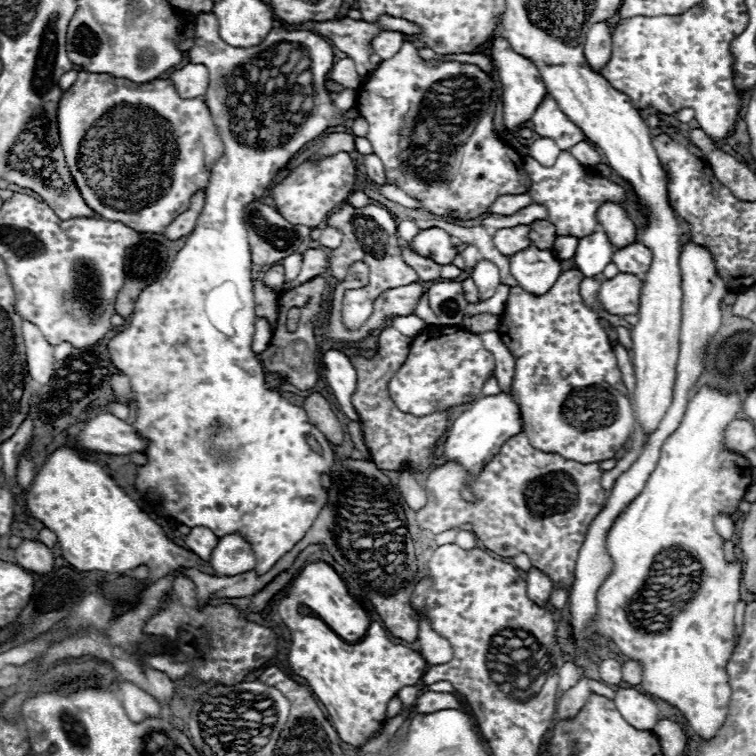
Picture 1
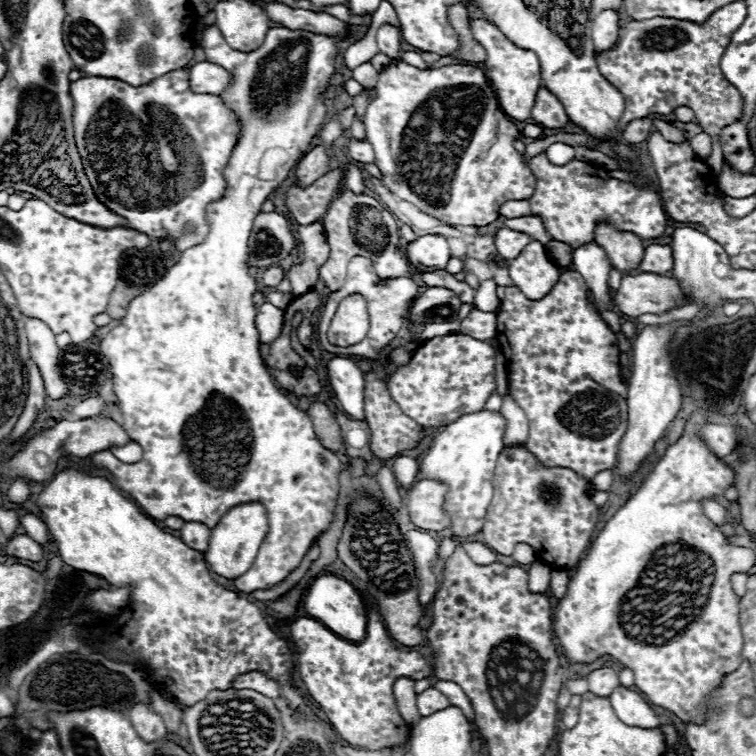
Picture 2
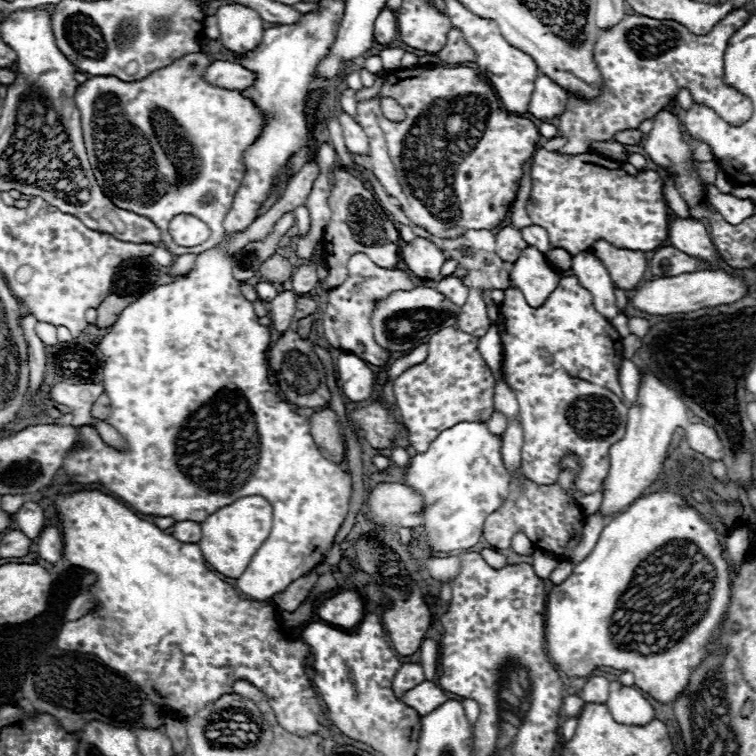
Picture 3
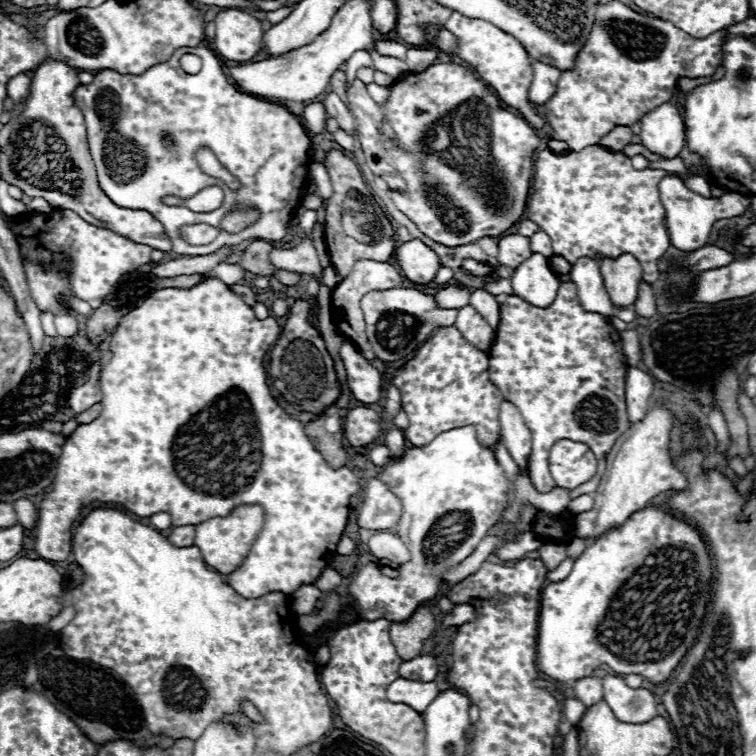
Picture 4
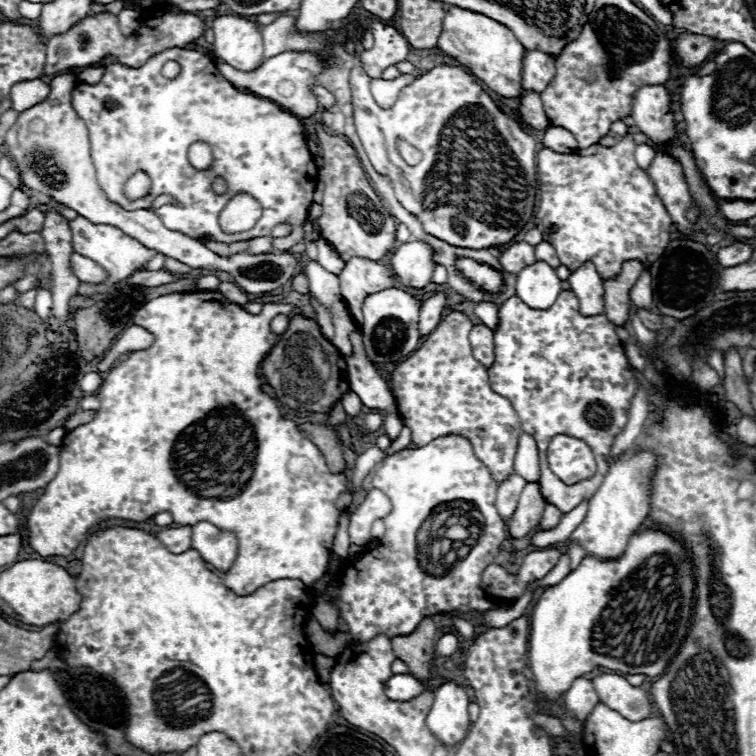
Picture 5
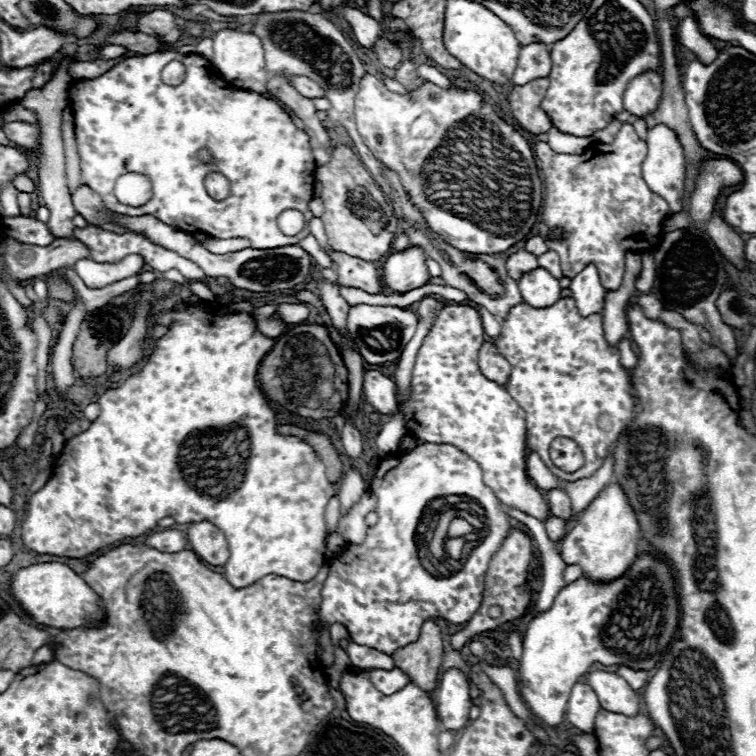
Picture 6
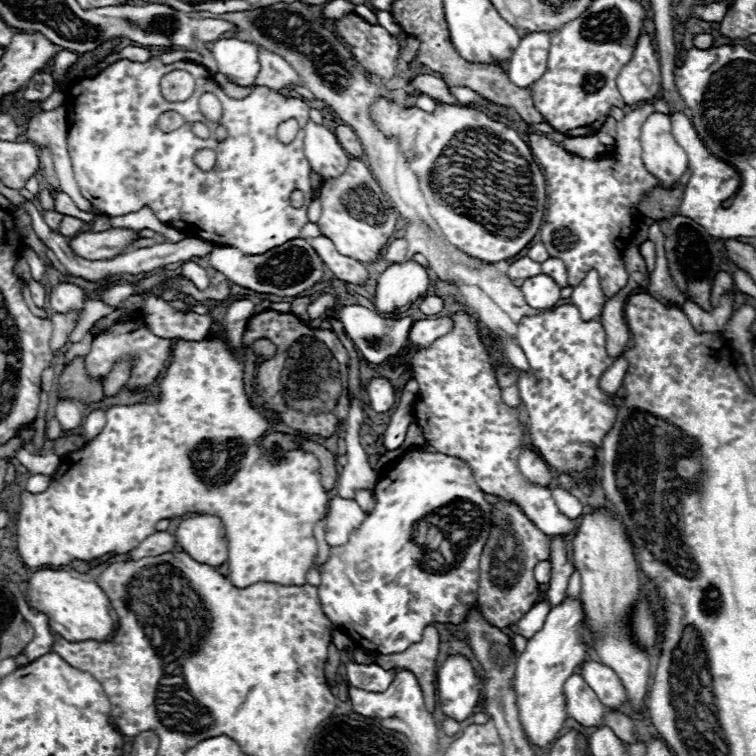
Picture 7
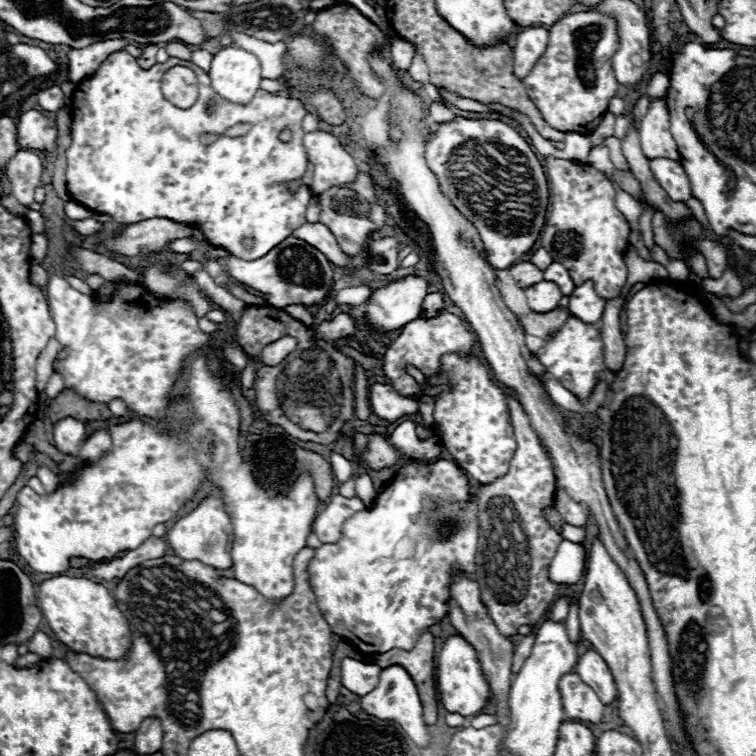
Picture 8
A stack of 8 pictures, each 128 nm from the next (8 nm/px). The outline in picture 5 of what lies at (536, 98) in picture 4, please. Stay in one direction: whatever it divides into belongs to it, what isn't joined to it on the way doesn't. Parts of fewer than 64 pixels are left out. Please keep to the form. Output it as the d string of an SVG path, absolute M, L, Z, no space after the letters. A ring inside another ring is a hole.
M532 50L526 54L524 60L524 78L522 78L522 86L524 90L532 90L532 92L544 92L546 86L550 84L550 80L556 76L556 68L554 68L554 56L548 56L544 52Z

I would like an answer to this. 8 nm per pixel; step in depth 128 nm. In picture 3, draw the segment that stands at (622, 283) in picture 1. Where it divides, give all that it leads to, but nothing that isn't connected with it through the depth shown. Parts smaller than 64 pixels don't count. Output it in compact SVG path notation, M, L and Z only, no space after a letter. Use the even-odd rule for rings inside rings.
M698 270L690 274L662 276L662 278L648 280L630 292L630 304L640 312L666 316L676 312L694 312L704 306L730 304L740 300L744 294L746 294L746 282L742 278L730 276L724 270Z

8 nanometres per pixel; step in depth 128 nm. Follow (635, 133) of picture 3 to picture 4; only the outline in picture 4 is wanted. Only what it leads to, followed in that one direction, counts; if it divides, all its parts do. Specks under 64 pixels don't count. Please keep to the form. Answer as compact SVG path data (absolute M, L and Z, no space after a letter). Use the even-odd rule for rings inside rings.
M616 126L612 132L608 132L602 140L600 140L600 146L604 148L610 148L610 150L622 150L626 144L630 144L634 132L628 128L628 126Z

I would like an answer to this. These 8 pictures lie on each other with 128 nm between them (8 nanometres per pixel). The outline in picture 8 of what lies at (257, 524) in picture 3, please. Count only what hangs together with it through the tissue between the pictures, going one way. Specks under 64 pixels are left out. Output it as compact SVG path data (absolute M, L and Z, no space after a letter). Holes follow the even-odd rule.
M210 496L204 502L200 502L190 514L180 518L168 532L166 532L166 542L174 550L176 556L182 556L184 560L200 560L206 566L224 570L232 566L230 558L230 538L224 532L224 528L232 524L230 516L224 510L224 502L220 496Z

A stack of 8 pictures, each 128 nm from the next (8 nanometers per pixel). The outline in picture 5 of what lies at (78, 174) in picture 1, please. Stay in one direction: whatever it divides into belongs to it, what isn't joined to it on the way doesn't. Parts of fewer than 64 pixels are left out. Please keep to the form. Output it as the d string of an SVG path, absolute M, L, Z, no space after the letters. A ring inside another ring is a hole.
M170 48L140 68L106 64L98 84L78 84L74 88L72 106L86 122L98 184L114 204L126 210L152 208L152 200L158 194L172 194L178 204L168 204L154 212L166 228L202 238L202 244L206 240L234 244L264 238L282 222L288 222L292 232L284 238L274 238L278 250L288 250L302 240L300 224L308 218L318 182L302 122L278 104L234 88L222 78L208 54L188 48ZM166 60L180 64L180 74L172 80L162 76ZM192 142L210 144L214 152L210 170L196 170L188 162ZM138 170L150 176L150 192L138 200L128 200L124 196L124 184ZM216 176L226 180L226 198L212 192ZM238 192L246 192L262 204L262 218L258 220L258 230L224 234L218 226L218 216L226 202Z

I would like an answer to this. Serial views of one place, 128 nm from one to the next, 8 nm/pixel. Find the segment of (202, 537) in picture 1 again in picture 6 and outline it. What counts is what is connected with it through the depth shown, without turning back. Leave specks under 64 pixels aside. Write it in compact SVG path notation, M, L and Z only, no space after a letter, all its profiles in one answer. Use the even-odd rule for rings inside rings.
M162 530L162 532L154 532L148 536L146 540L150 546L158 548L160 552L180 552L188 548L188 540L186 534L180 530Z

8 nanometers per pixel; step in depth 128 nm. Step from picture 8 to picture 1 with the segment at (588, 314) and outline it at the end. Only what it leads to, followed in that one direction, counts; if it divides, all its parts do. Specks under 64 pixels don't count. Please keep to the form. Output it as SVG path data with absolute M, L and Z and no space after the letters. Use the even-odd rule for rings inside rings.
M596 230L590 236L580 238L578 250L574 254L574 262L584 276L596 276L612 260L612 250L614 246L610 244L606 232Z

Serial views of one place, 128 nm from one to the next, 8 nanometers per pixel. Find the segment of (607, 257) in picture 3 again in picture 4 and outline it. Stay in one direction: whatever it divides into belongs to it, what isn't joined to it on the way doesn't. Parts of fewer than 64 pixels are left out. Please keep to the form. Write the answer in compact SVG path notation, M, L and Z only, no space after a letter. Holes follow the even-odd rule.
M632 254L602 258L600 270L614 306L632 306L642 282L642 264Z

